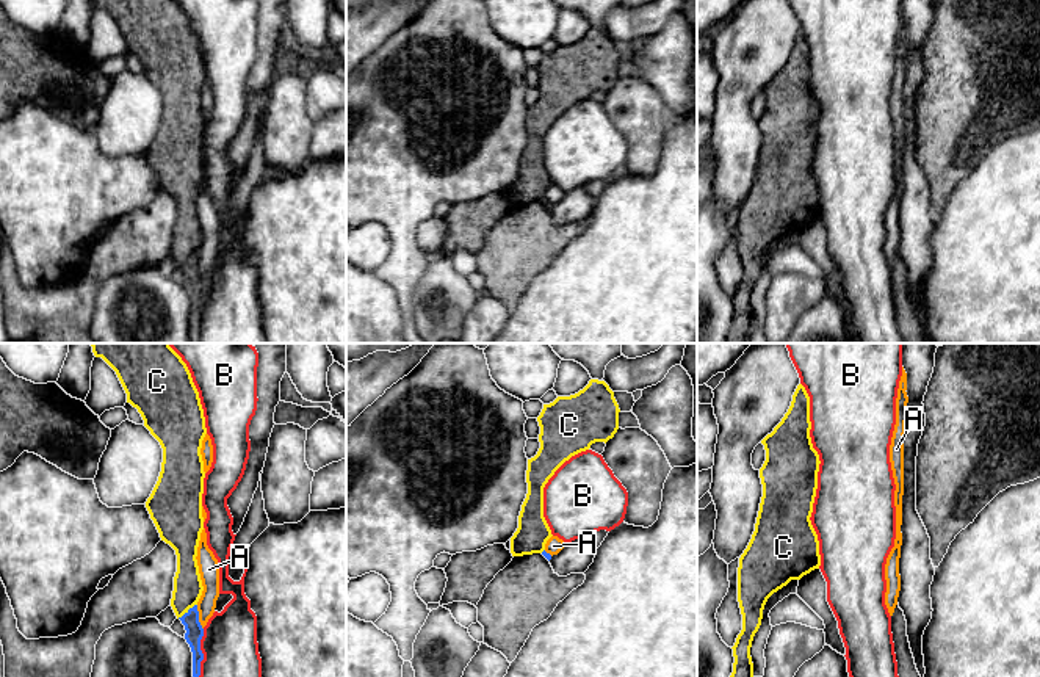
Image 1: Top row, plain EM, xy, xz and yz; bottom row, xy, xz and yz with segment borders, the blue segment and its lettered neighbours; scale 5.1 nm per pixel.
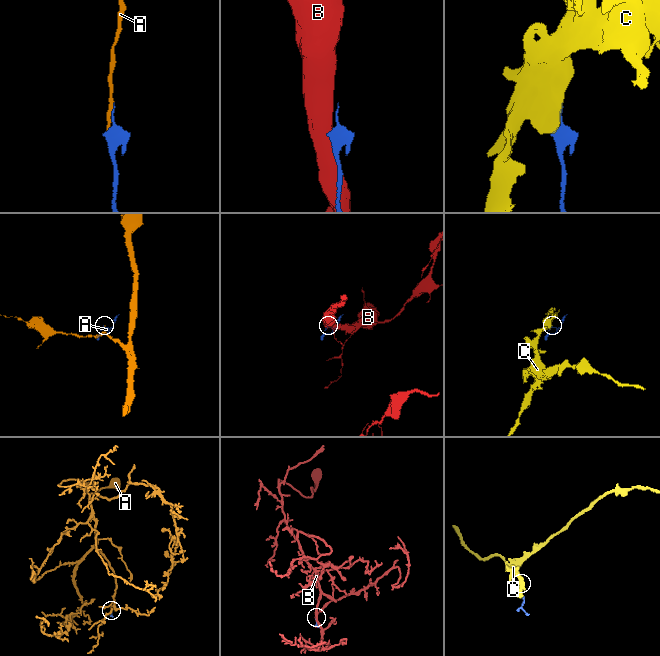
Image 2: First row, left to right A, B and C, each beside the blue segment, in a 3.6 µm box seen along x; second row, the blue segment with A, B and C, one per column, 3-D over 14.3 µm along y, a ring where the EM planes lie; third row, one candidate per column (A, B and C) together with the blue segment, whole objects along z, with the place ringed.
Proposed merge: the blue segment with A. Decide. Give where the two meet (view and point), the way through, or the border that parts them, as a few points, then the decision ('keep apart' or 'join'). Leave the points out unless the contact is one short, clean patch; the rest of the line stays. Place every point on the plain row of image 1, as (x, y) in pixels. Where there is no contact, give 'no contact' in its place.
xy (198, 267) | join

